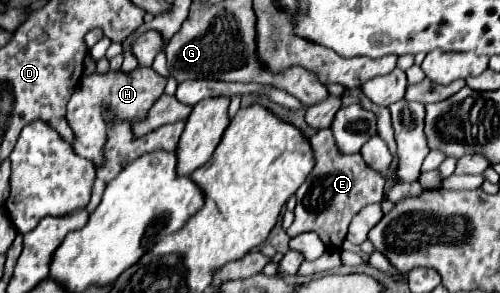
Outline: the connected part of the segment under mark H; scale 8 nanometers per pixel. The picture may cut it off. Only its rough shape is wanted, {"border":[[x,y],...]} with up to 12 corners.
{"border":[[153,68],[81,78],[67,104],[73,150],[99,164],[105,108],[143,120],[163,94]]}

